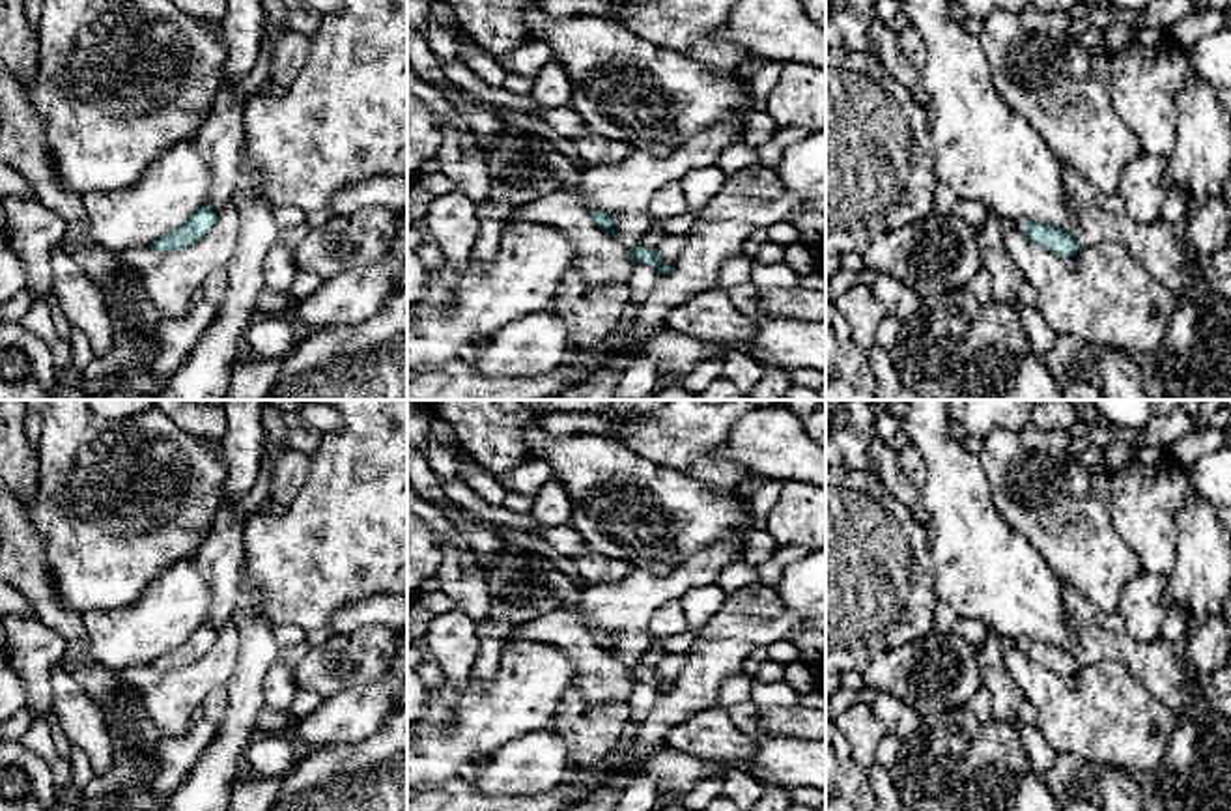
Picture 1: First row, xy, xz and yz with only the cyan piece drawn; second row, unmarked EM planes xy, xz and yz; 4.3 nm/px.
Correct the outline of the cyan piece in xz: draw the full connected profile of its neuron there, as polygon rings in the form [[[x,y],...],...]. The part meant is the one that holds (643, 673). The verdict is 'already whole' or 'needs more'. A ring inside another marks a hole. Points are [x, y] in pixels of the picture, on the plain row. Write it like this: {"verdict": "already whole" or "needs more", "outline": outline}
{"verdict": "already whole", "outline": [[[637,662],[631,667],[631,675],[635,676],[637,682],[650,682],[658,688],[658,693],[667,693],[671,691],[672,684],[659,684],[659,675],[658,675],[658,667],[648,667],[643,665],[641,662]]]}

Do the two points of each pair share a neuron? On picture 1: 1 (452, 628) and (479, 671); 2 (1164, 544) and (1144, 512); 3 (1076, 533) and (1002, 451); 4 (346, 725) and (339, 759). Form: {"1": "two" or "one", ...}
{"1": "two", "2": "one", "3": "one", "4": "two"}

